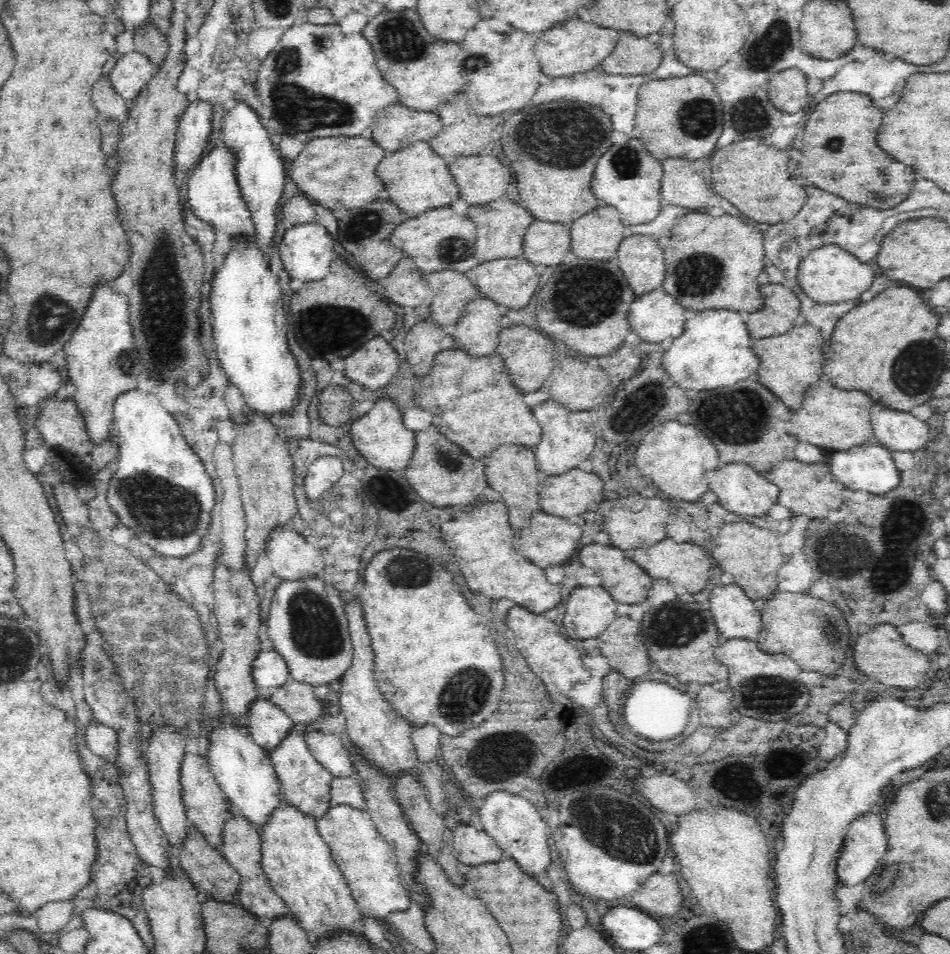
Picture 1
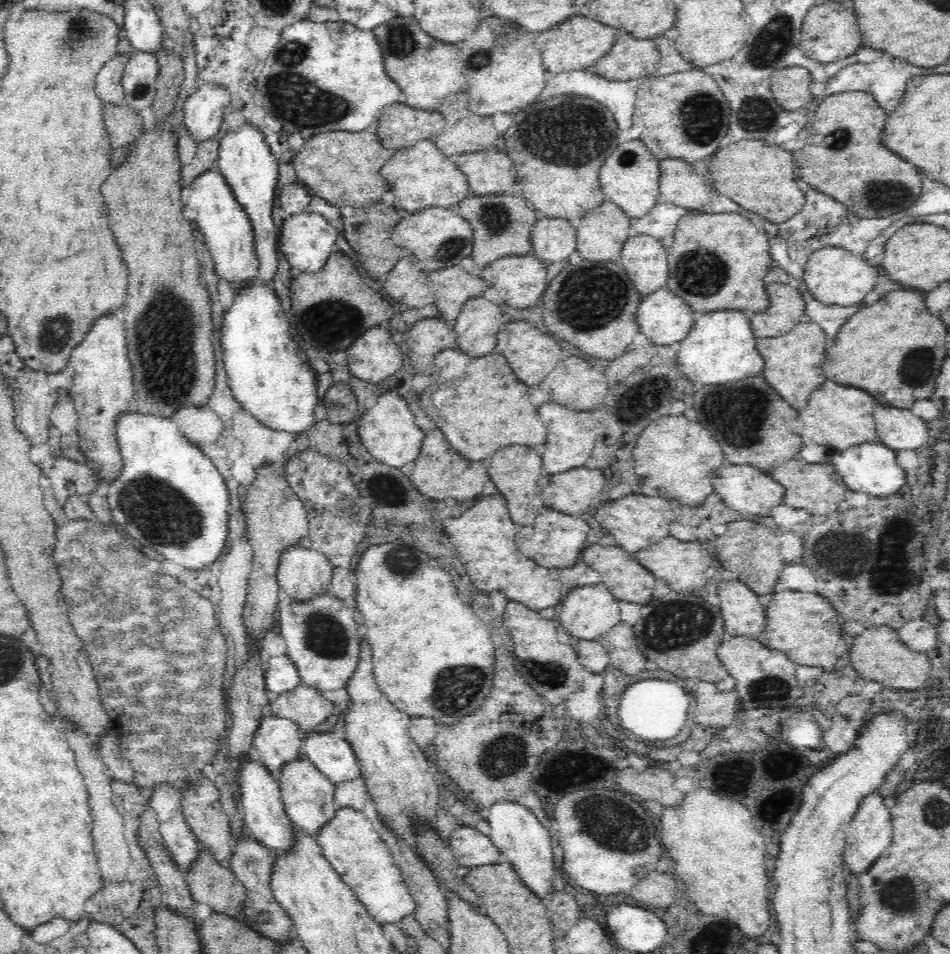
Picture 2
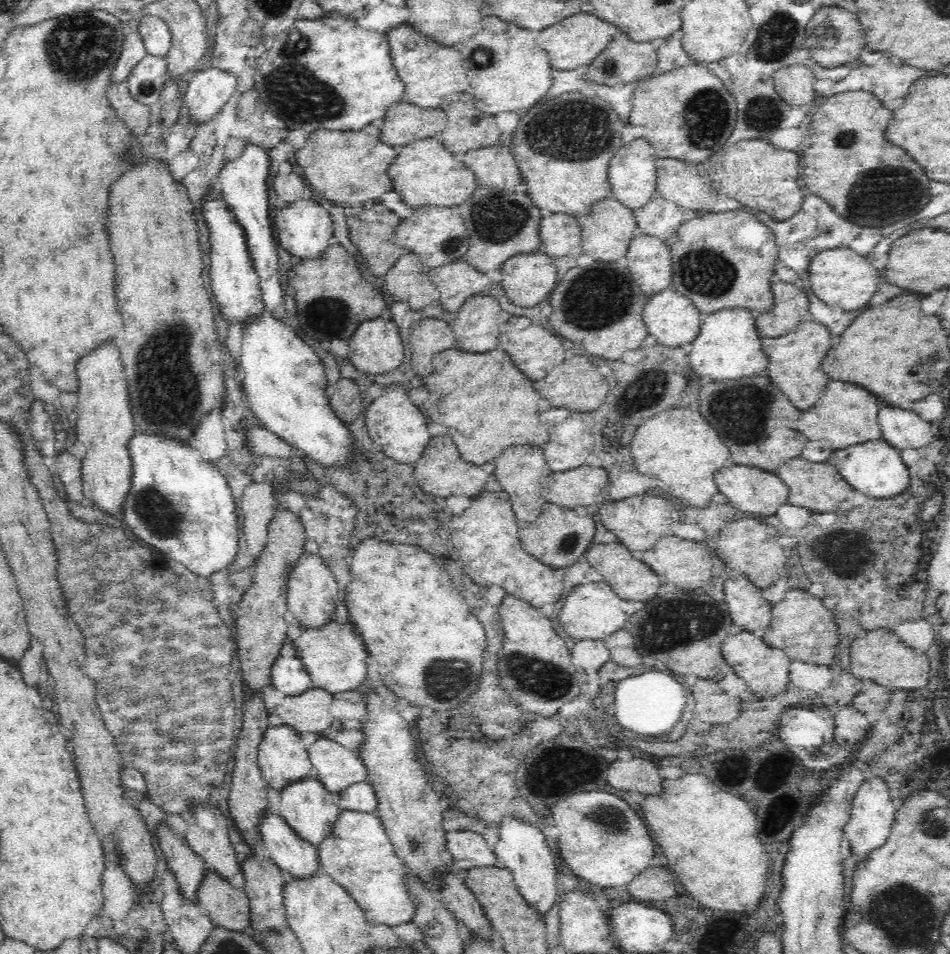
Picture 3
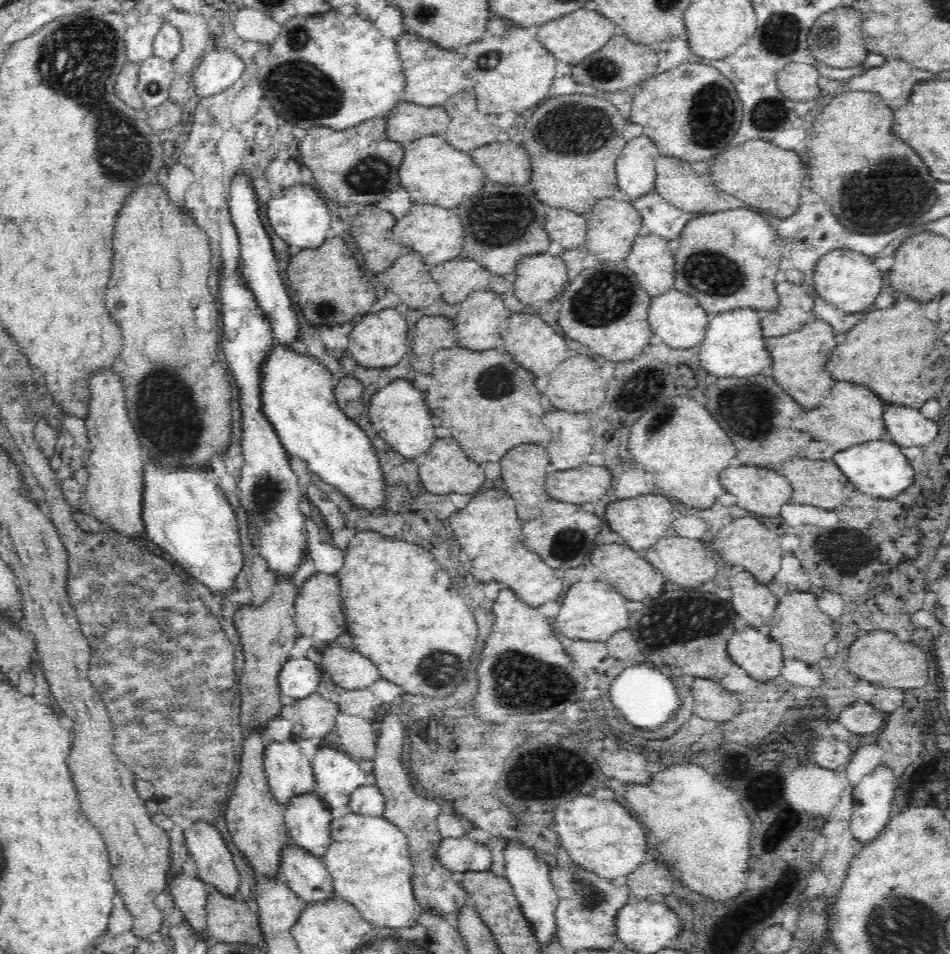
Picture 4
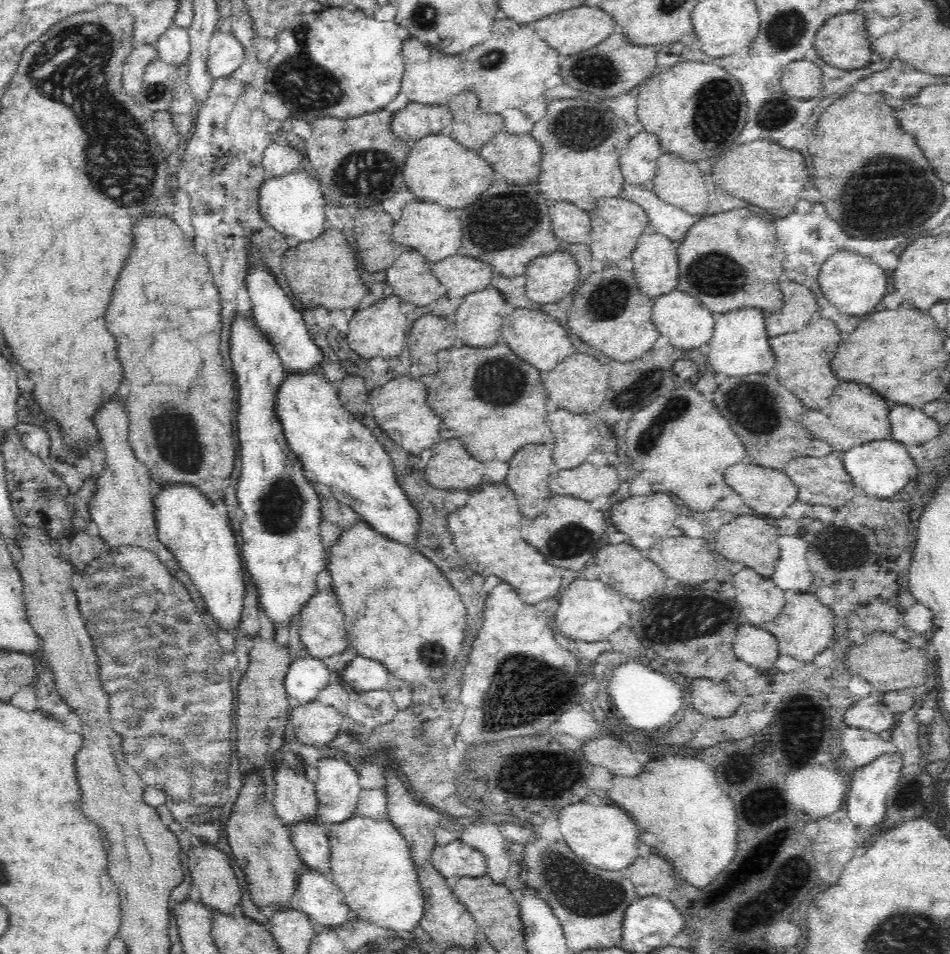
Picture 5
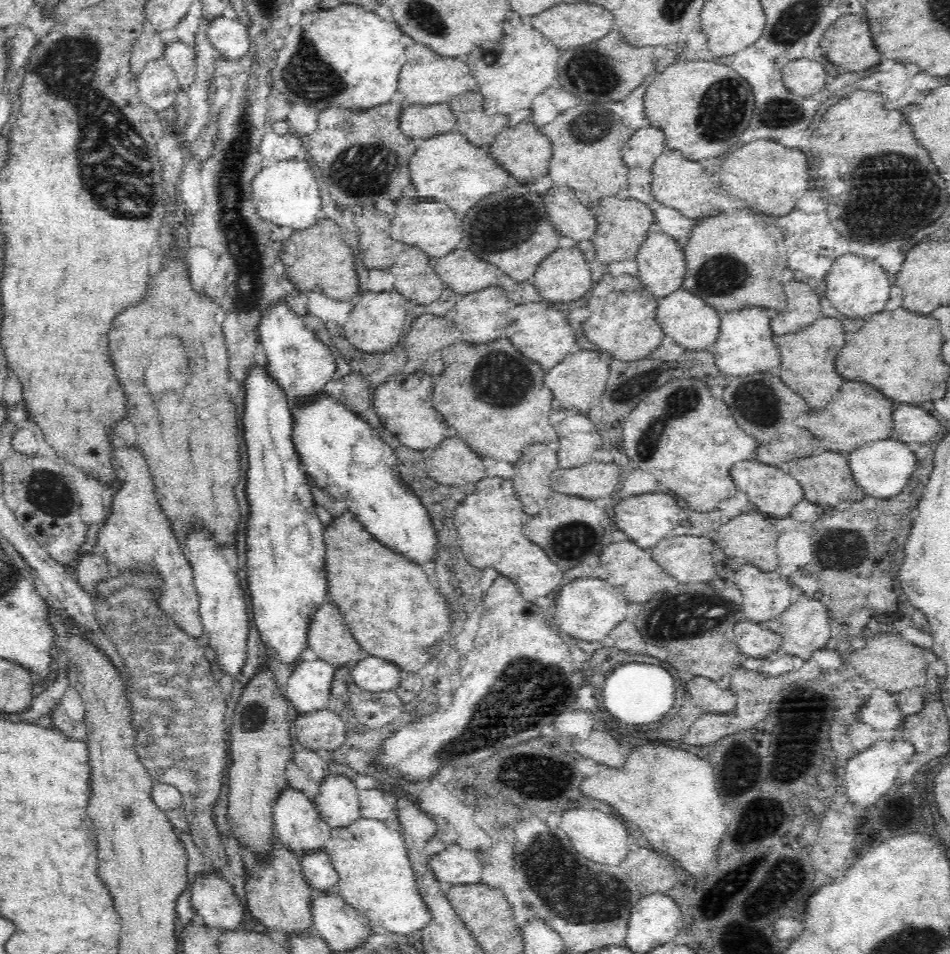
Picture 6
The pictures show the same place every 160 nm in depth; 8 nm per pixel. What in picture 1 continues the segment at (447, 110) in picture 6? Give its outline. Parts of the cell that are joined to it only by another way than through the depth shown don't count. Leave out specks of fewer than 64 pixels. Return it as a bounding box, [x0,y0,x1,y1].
[372,104,442,153]

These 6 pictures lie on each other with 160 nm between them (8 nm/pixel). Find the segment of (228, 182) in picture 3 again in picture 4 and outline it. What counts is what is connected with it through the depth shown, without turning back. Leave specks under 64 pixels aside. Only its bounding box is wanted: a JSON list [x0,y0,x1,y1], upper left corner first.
[228,174,301,350]

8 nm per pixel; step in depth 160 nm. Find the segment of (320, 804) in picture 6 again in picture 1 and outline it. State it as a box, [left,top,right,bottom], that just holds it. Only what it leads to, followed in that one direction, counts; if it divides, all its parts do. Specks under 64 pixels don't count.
[304,731,354,778]

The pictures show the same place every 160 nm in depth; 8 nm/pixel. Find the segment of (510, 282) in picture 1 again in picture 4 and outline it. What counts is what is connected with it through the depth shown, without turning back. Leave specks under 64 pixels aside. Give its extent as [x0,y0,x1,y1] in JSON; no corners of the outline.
[513,254,570,305]

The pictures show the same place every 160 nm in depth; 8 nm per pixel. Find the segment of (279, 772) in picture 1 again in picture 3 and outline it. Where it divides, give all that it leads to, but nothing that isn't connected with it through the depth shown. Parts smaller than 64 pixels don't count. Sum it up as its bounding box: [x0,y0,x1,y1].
[277,776,342,846]

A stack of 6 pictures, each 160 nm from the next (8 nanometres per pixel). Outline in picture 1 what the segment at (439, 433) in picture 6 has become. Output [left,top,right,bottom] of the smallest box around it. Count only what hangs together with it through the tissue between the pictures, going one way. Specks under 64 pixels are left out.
[350,397,416,470]

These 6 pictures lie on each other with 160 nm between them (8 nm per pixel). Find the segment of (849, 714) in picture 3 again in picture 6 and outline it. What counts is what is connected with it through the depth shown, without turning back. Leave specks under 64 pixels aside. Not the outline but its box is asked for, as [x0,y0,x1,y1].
[858,689,904,732]

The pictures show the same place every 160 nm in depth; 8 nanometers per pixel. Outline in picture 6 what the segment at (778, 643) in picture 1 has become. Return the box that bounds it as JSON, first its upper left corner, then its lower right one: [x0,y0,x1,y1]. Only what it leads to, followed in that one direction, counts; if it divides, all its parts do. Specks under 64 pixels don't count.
[760,593,832,658]

